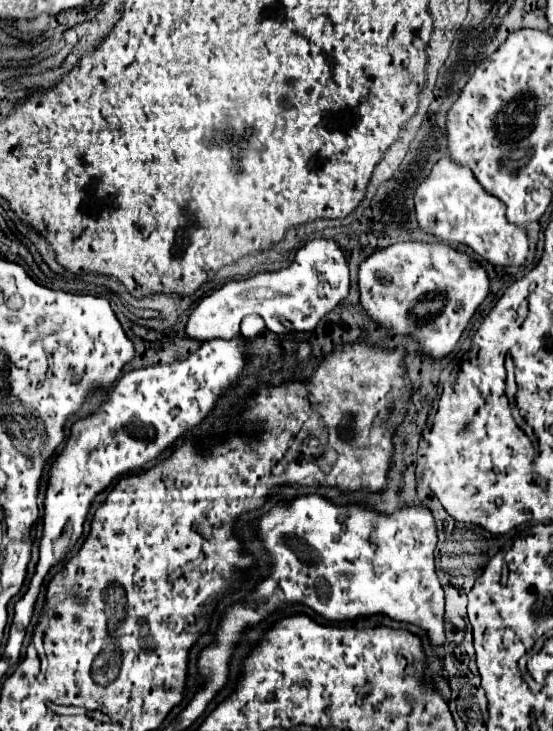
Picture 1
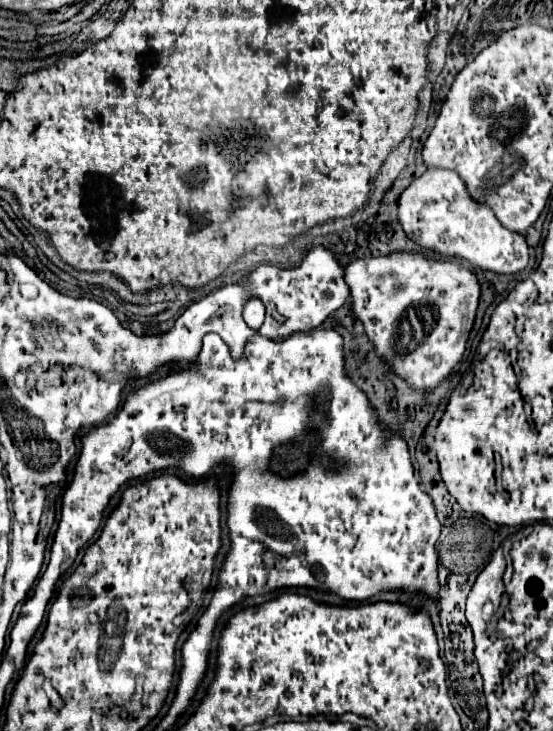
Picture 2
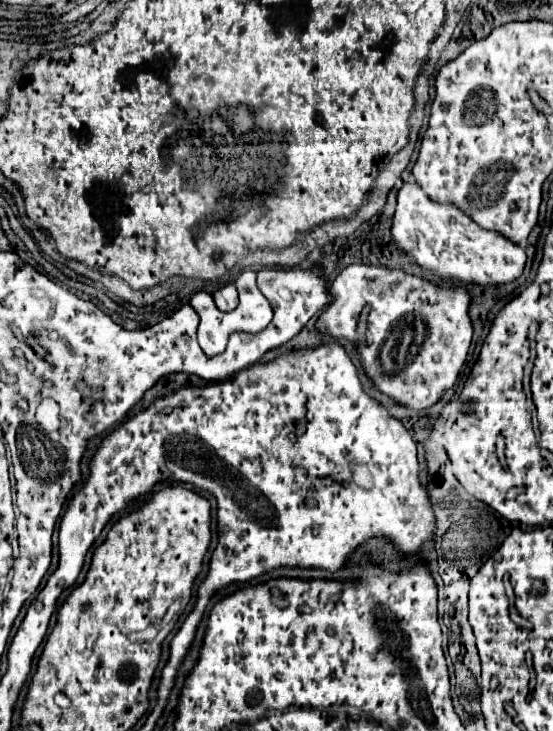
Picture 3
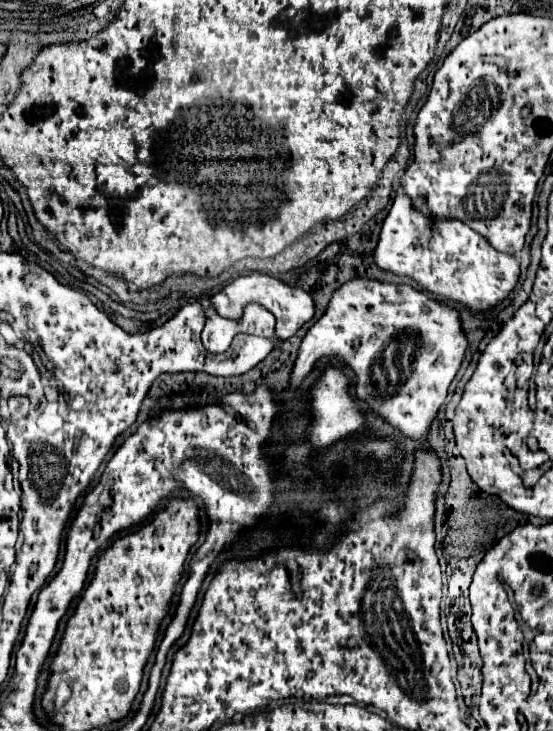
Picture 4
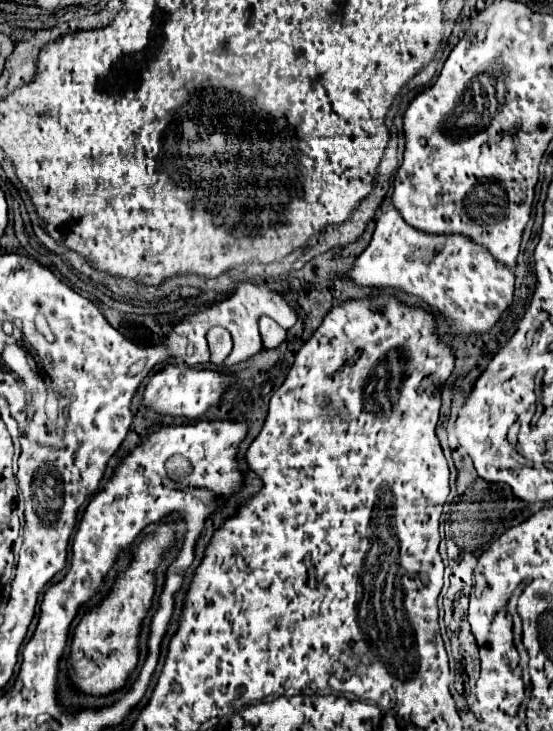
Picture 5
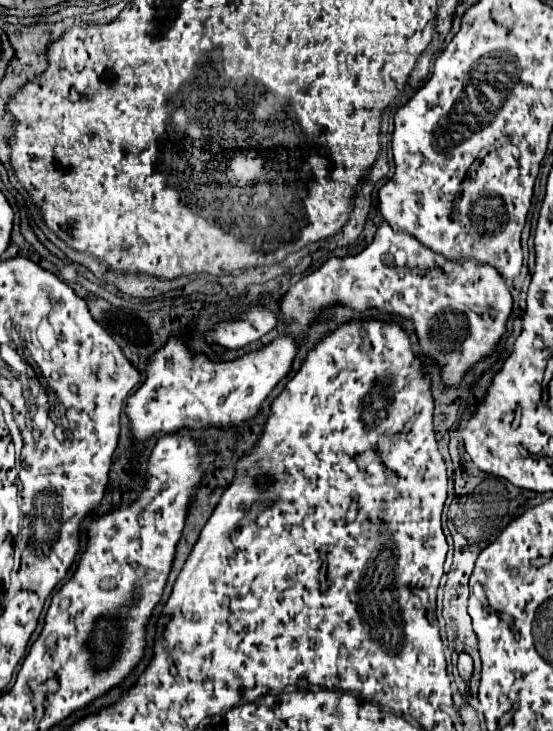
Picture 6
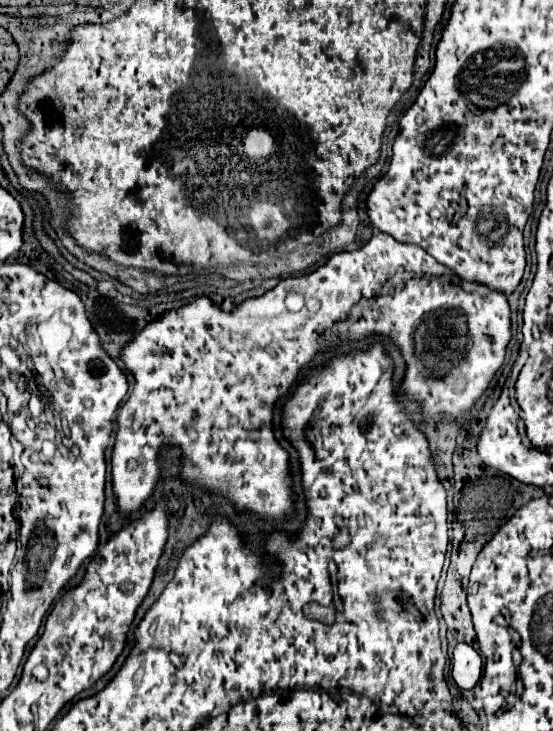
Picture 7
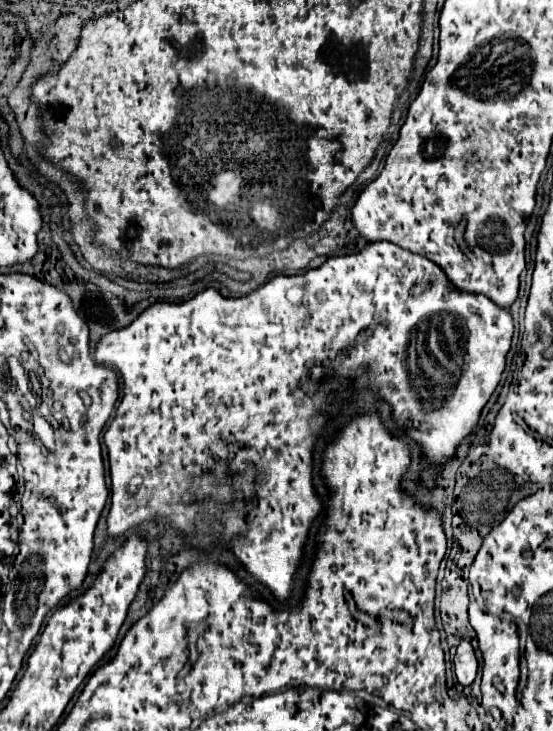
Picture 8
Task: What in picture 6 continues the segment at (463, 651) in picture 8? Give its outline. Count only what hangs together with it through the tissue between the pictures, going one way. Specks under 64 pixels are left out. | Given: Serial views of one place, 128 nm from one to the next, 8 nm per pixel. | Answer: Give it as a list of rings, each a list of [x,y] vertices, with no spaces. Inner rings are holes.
[[[468,652],[458,654],[458,674],[464,682],[470,682],[470,678],[474,674],[474,662],[472,662],[472,656]]]

